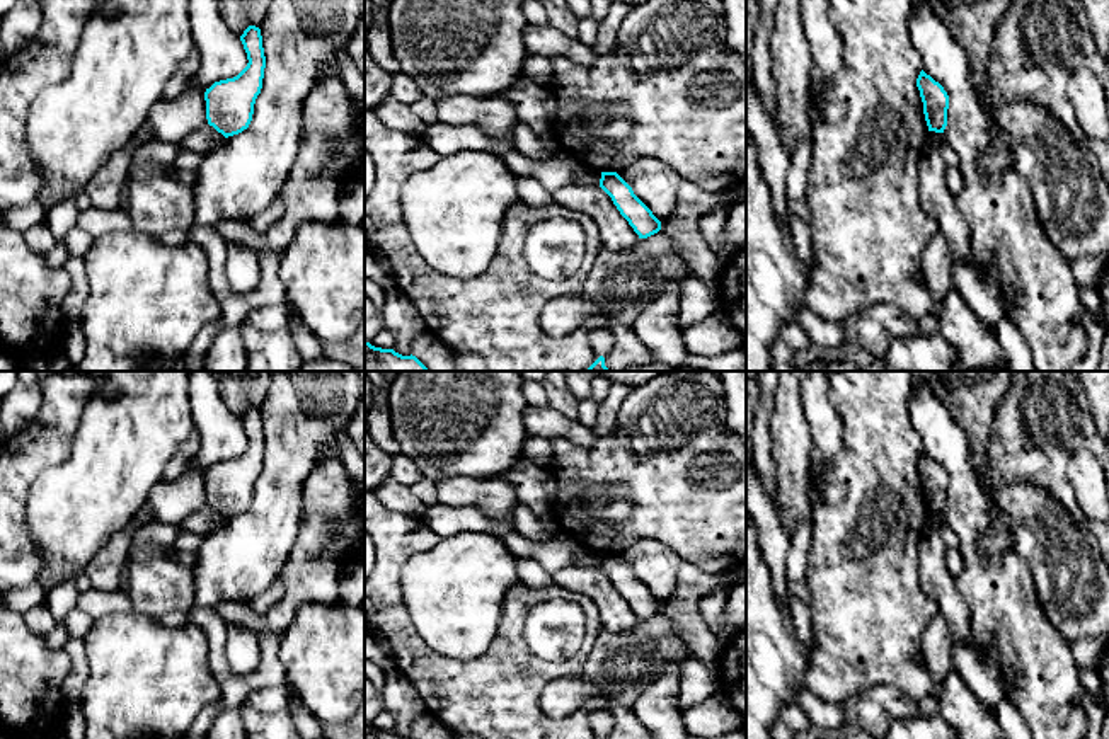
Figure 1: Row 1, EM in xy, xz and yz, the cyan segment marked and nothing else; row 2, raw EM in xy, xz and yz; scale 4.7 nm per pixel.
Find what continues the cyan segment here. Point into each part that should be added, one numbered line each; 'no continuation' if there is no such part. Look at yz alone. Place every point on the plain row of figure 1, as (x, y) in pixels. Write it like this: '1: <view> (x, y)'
no continuation

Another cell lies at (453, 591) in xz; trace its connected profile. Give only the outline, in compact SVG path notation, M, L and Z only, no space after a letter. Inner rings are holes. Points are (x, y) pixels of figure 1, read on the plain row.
M462 531L409 557L402 567L404 606L421 639L438 654L455 661L484 657L492 644L506 593L518 584L518 562L499 536Z

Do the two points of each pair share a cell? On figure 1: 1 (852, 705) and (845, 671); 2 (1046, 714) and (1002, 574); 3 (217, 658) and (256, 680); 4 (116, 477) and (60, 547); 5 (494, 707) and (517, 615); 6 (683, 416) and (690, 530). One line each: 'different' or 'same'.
1: different
2: same
3: same
4: same
5: same
6: same

